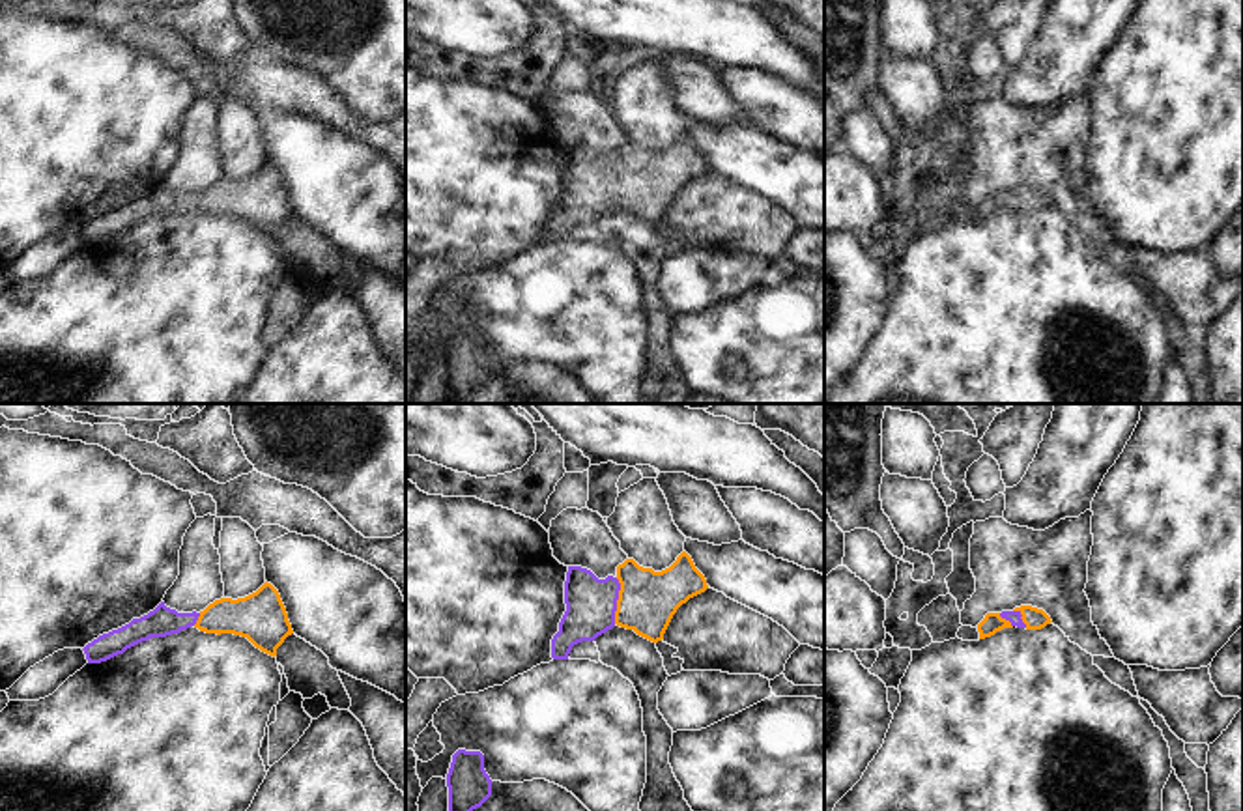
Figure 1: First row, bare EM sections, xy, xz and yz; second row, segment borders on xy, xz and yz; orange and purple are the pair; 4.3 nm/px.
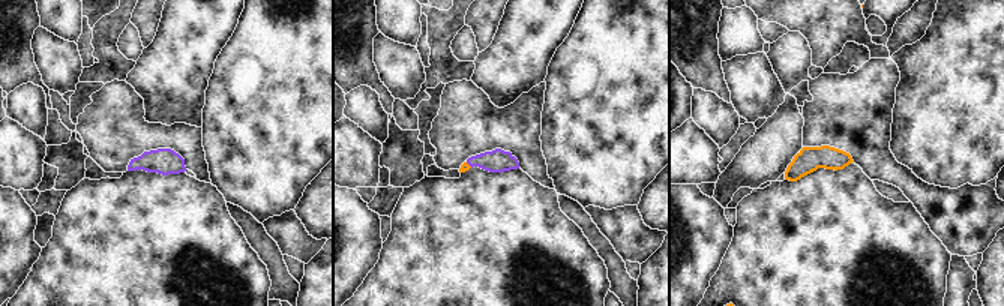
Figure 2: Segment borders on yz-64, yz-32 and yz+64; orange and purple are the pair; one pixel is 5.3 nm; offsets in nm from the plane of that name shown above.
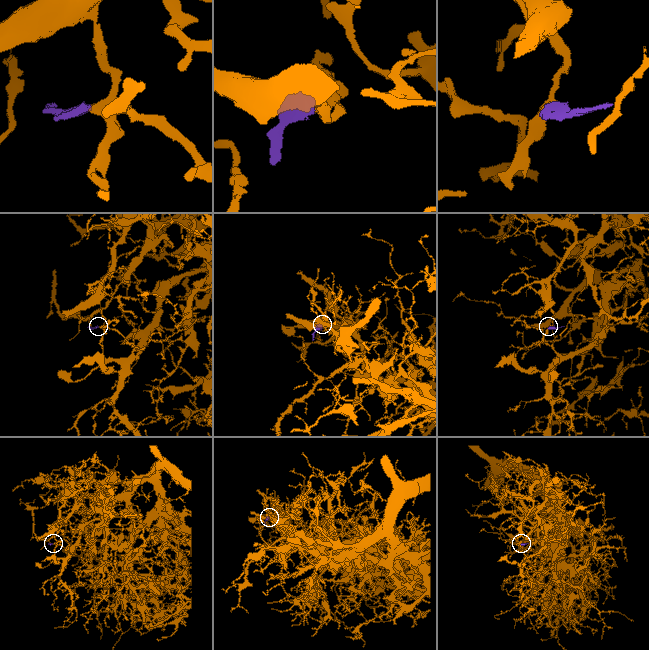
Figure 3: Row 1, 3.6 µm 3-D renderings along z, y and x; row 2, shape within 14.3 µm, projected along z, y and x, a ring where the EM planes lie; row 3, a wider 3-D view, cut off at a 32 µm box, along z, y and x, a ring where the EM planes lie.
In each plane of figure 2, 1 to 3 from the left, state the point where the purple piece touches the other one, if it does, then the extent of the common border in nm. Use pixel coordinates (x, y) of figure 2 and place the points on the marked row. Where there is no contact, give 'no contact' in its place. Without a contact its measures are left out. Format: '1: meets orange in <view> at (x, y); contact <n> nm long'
1: no contact
2: meets orange in yz-32 at (467, 164); contact 50 nm long
3: no contact

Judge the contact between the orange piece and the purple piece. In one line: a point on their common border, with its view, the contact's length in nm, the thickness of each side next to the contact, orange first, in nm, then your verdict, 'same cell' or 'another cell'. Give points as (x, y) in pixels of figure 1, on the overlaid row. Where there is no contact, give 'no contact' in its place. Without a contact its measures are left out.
contact xz (617, 600); length 200 nm; calibres 260 and 220 nm; same cell

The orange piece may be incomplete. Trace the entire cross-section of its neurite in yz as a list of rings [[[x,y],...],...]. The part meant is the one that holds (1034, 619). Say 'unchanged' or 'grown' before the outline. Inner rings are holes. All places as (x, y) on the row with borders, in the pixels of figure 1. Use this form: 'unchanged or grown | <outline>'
grown | [[[1021,605],[1013,611],[987,613],[985,619],[978,624],[979,639],[991,637],[1004,628],[1026,628],[1041,630],[1050,624],[1050,617],[1037,607]]]

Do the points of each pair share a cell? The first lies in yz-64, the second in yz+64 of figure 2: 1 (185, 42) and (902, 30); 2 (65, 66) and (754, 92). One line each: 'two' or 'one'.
1: two
2: one

